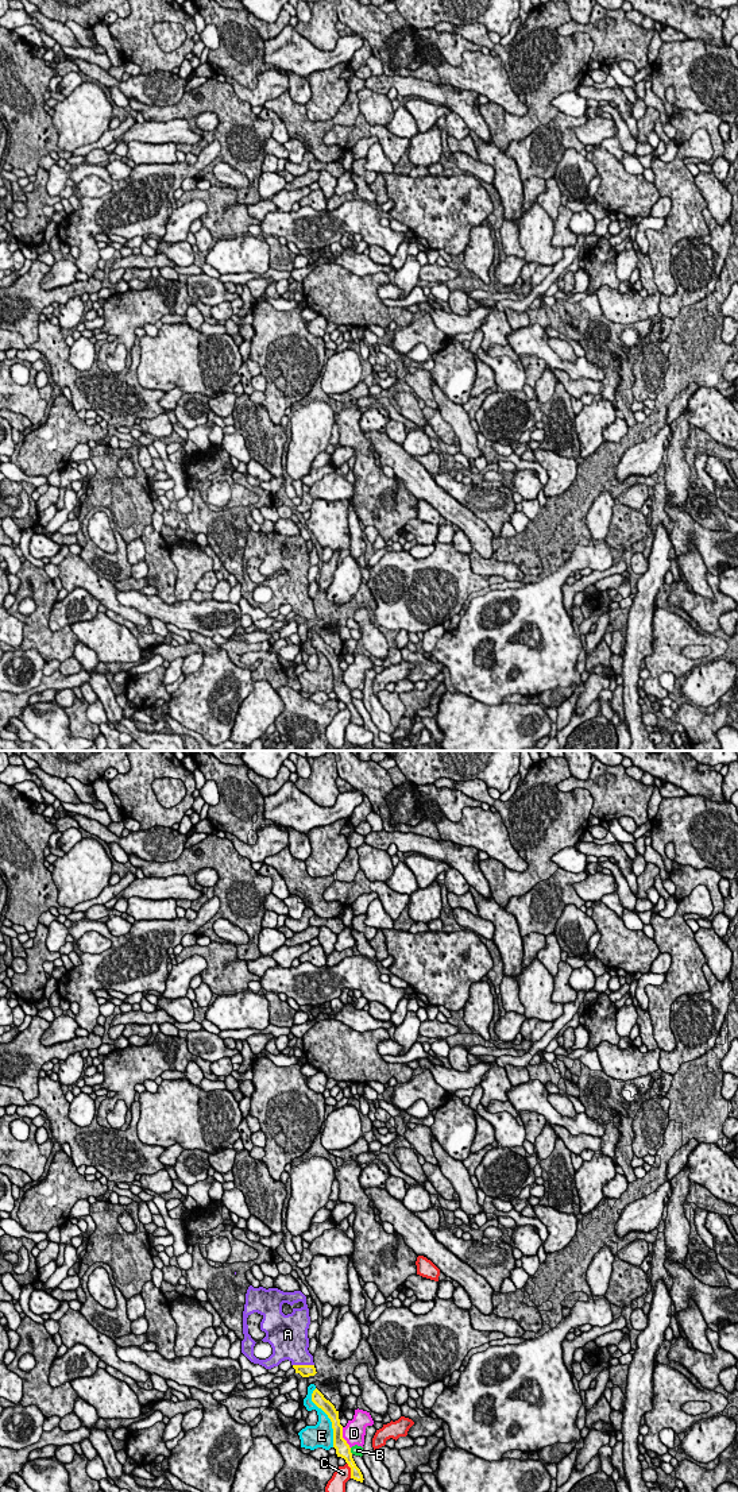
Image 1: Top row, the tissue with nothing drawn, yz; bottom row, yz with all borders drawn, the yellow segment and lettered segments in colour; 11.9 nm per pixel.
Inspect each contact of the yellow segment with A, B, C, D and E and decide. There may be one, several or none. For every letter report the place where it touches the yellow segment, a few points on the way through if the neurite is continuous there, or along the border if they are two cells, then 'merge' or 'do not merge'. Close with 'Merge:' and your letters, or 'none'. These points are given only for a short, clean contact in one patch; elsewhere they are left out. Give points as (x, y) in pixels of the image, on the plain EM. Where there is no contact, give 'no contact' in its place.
A: yz (304, 609) | merge
B: yz (350, 694) | do not merge
C: yz (351, 714) | do not merge
D: yz (343, 682) | do not merge
E: yz (328, 660) | do not merge
Merge: A

